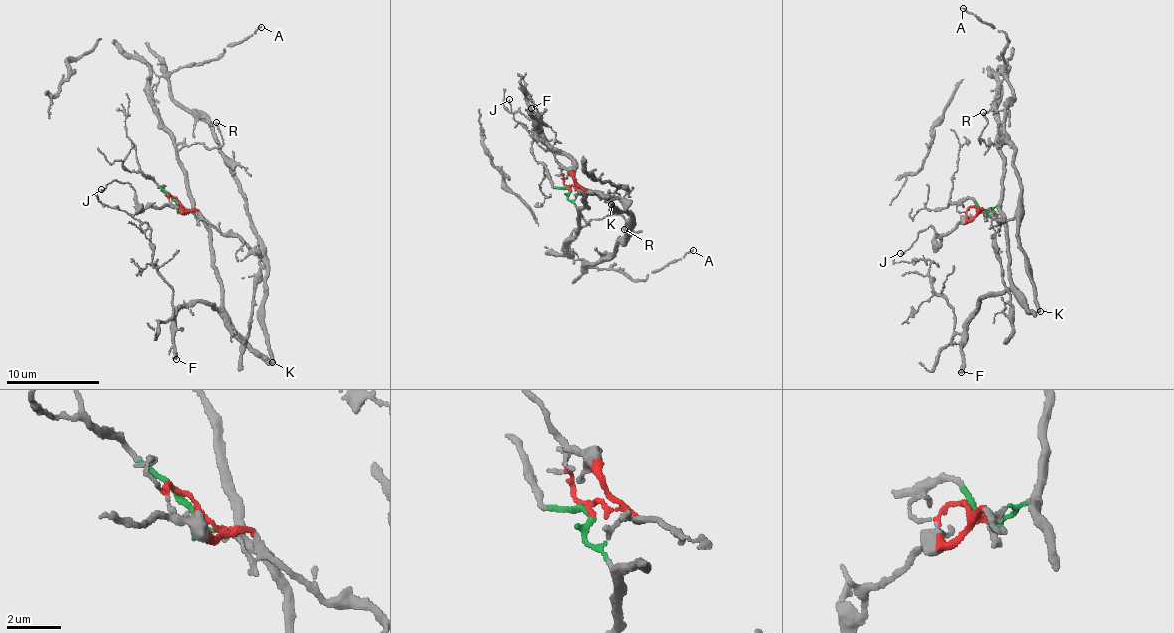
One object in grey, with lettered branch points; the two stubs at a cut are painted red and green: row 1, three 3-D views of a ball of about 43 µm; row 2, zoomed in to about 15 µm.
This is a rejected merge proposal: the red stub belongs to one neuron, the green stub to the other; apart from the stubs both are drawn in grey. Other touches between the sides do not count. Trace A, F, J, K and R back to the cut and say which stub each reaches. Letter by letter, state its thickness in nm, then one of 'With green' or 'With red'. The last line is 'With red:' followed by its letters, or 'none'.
A: Thickness 140 nm. With red
F: Thickness 280 nm. With green
J: Thickness 120 nm. With red
K: Thickness 280 nm. With red
R: Thickness 130 nm. With green
With red: A, J, K

